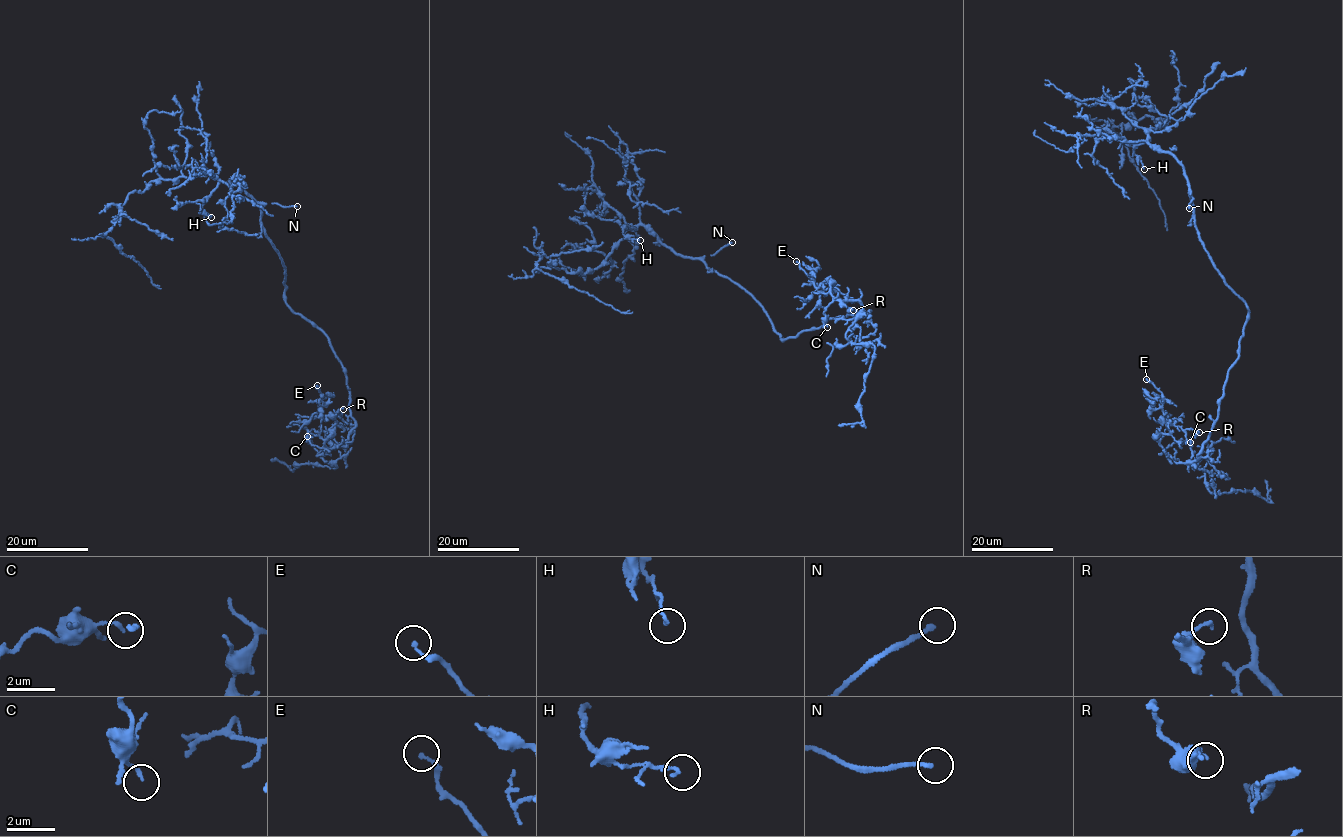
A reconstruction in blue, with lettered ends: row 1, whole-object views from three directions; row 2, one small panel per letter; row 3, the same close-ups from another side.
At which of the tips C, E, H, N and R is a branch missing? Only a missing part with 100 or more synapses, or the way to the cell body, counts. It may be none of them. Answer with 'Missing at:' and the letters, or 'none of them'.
Missing at: N

